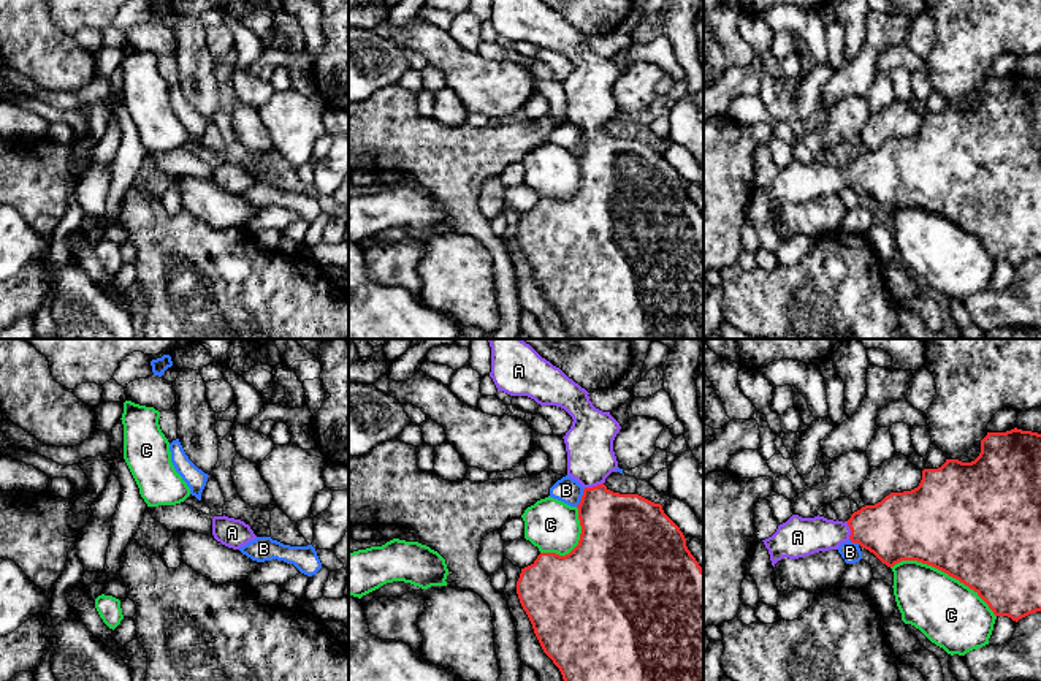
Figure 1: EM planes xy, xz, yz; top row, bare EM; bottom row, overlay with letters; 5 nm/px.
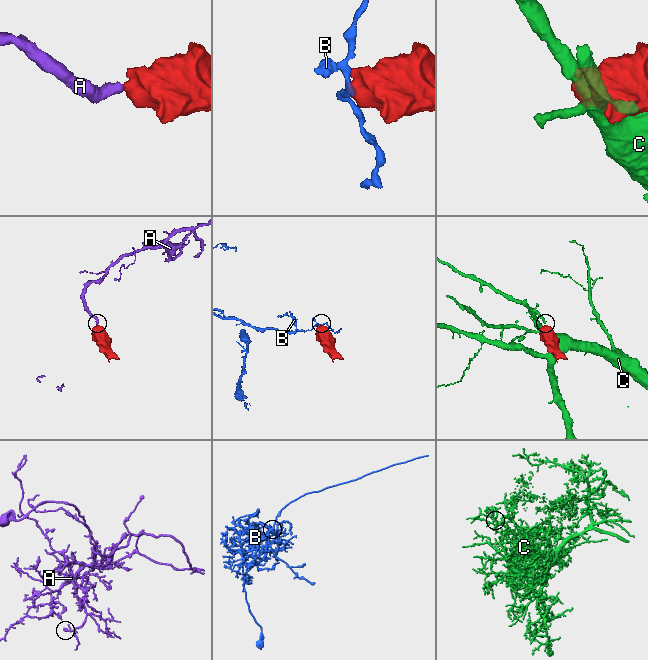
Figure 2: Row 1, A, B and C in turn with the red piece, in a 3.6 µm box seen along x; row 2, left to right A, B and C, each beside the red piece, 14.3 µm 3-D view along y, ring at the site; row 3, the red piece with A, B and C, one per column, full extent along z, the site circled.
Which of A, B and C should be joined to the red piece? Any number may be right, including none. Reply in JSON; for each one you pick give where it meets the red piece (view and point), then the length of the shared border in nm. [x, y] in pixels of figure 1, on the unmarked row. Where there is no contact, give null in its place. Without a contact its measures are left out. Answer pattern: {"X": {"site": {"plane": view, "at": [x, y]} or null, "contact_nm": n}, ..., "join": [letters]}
{"A": {"site": {"plane": "xz", "at": [593, 132]}, "contact_nm": 100}, "join": ["A"]}

